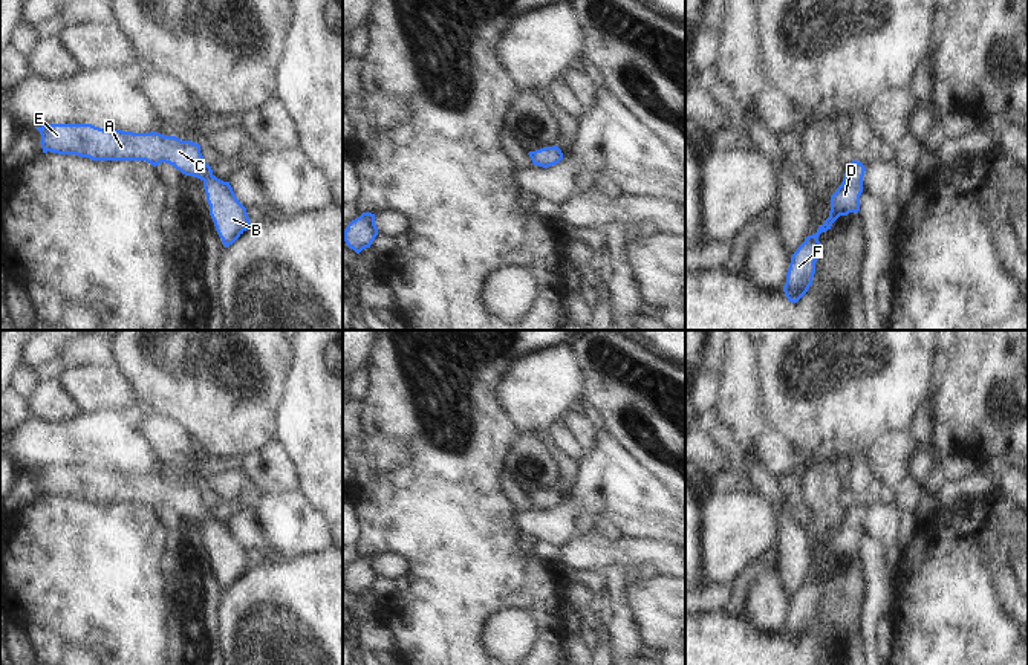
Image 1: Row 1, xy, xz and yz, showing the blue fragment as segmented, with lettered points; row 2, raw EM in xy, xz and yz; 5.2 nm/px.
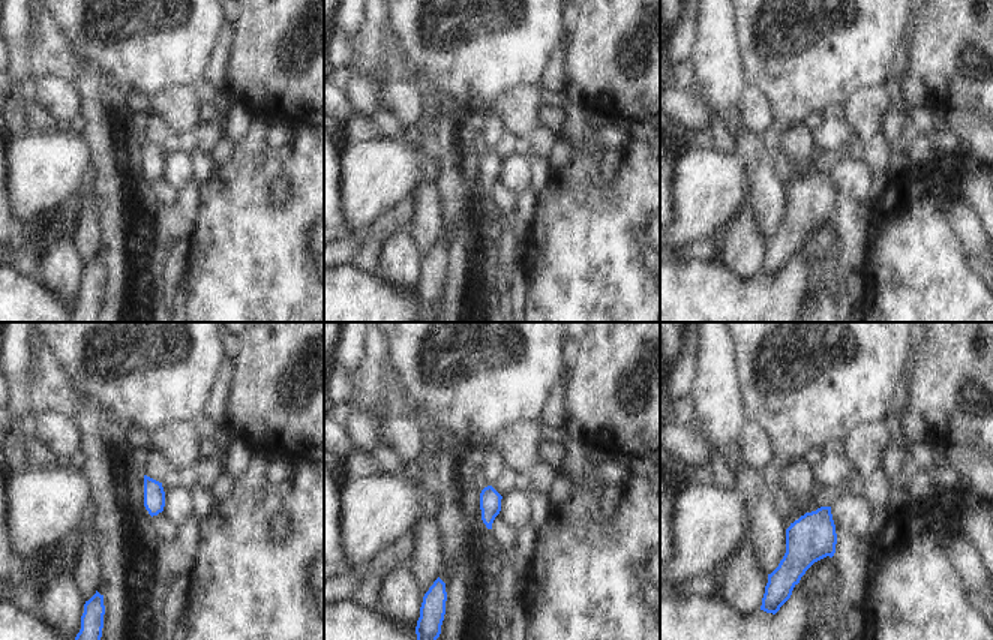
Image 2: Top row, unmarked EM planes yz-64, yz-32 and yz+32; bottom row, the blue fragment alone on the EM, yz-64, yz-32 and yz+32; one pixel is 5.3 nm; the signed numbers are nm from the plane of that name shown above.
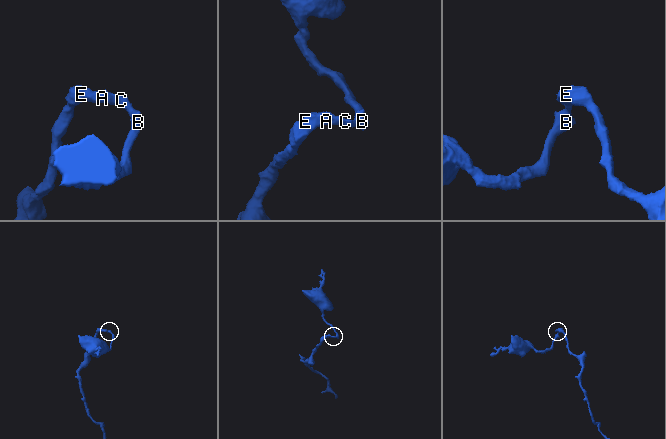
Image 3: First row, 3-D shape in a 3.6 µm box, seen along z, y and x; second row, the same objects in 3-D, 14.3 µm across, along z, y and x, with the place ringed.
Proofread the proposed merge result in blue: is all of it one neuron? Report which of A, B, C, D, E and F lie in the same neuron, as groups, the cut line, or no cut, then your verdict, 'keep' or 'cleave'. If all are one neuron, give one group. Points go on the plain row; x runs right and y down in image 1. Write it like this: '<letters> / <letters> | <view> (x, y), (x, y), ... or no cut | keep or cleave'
A B C D E F | no cut | keep

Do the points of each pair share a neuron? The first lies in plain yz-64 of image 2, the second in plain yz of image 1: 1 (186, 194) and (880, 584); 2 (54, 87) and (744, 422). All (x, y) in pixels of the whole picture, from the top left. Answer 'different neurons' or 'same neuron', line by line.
1: different neurons
2: different neurons

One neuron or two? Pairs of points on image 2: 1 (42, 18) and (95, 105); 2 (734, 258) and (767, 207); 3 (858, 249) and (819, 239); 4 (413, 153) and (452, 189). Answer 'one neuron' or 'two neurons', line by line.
1: one neuron
2: two neurons
3: two neurons
4: two neurons

